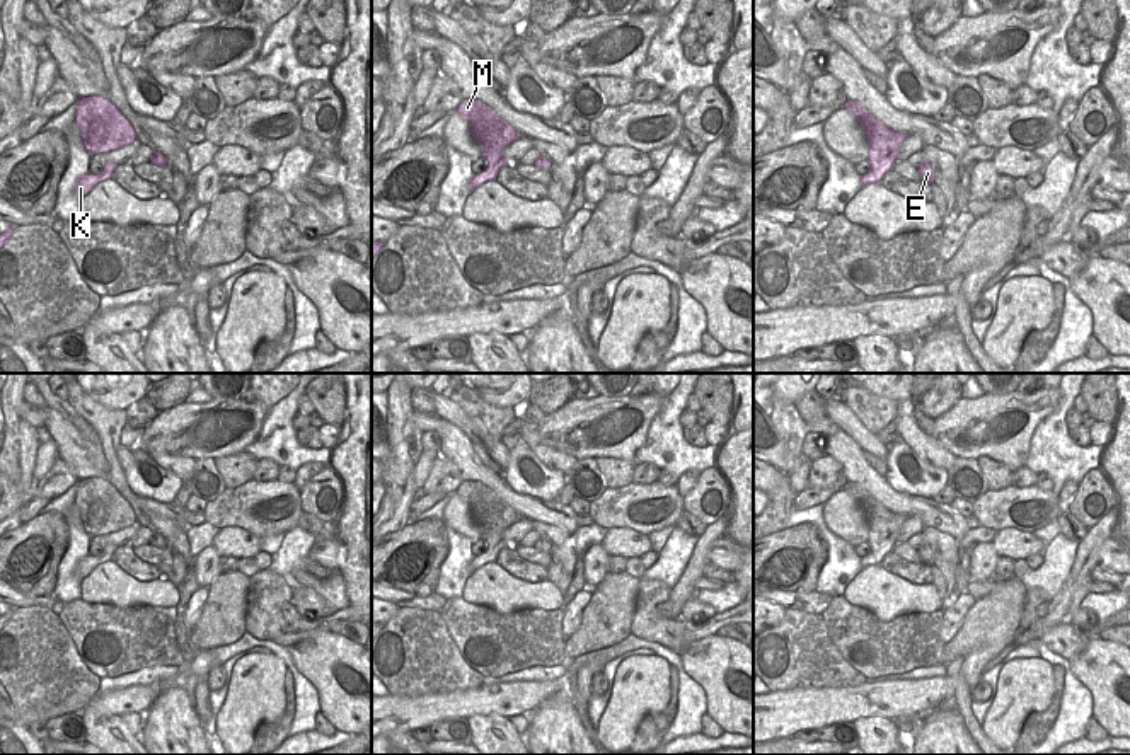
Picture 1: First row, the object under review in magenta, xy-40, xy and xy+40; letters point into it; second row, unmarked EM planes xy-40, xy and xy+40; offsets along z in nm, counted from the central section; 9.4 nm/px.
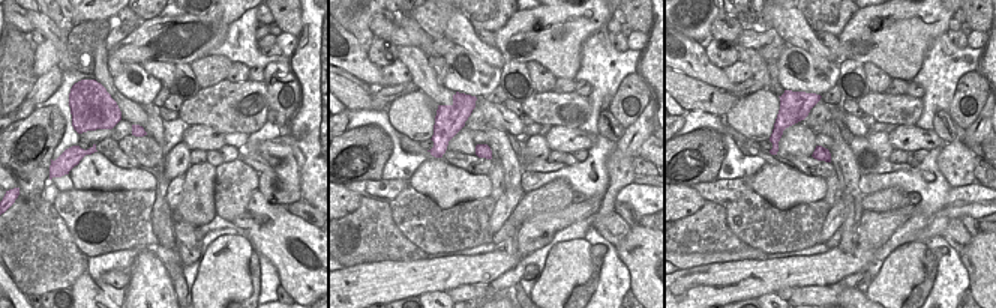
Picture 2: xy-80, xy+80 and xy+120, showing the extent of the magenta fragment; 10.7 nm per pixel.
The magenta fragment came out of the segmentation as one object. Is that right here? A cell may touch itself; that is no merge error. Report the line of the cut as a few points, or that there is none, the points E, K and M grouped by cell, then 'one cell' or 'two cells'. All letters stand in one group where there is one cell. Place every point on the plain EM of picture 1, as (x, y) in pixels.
xy+40 (885, 508), (876, 513), (870, 530) | E M / K | two cells

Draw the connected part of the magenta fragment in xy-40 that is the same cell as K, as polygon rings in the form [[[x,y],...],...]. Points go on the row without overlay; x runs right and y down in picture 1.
[[[107,544],[104,552],[97,557],[94,556],[85,556],[82,557],[77,566],[75,566],[75,573],[80,579],[84,579],[85,576],[89,576],[99,564],[111,561],[112,552],[118,549],[118,545]]]

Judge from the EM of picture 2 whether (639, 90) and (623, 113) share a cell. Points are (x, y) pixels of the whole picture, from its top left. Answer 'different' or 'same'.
same

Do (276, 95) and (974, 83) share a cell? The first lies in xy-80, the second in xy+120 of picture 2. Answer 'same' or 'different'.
same

